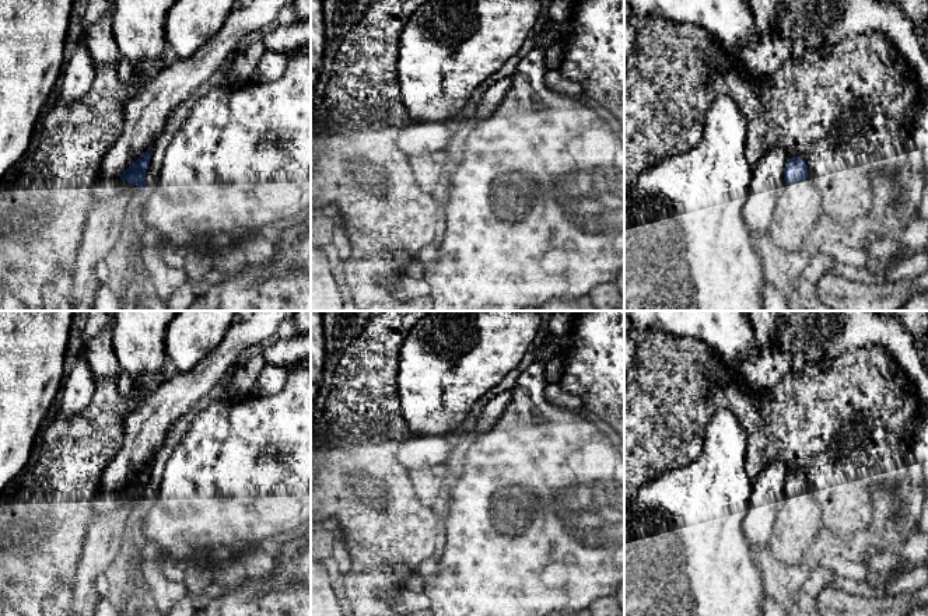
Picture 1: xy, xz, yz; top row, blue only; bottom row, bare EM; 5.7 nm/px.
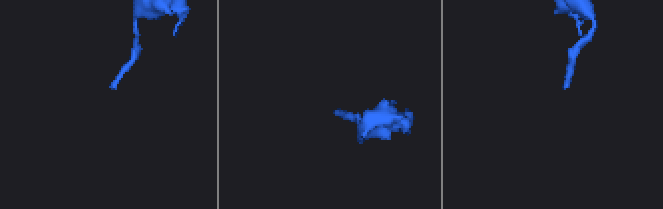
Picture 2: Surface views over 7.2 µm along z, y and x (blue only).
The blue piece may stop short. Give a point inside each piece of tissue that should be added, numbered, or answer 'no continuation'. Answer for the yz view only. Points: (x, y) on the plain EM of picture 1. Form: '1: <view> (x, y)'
1: yz (799, 520)

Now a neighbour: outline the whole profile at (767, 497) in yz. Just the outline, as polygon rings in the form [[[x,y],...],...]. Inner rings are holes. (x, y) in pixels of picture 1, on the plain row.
[[[774,461],[767,463],[752,482],[743,532],[753,554],[768,549],[775,518],[785,501],[785,475],[784,463]]]

